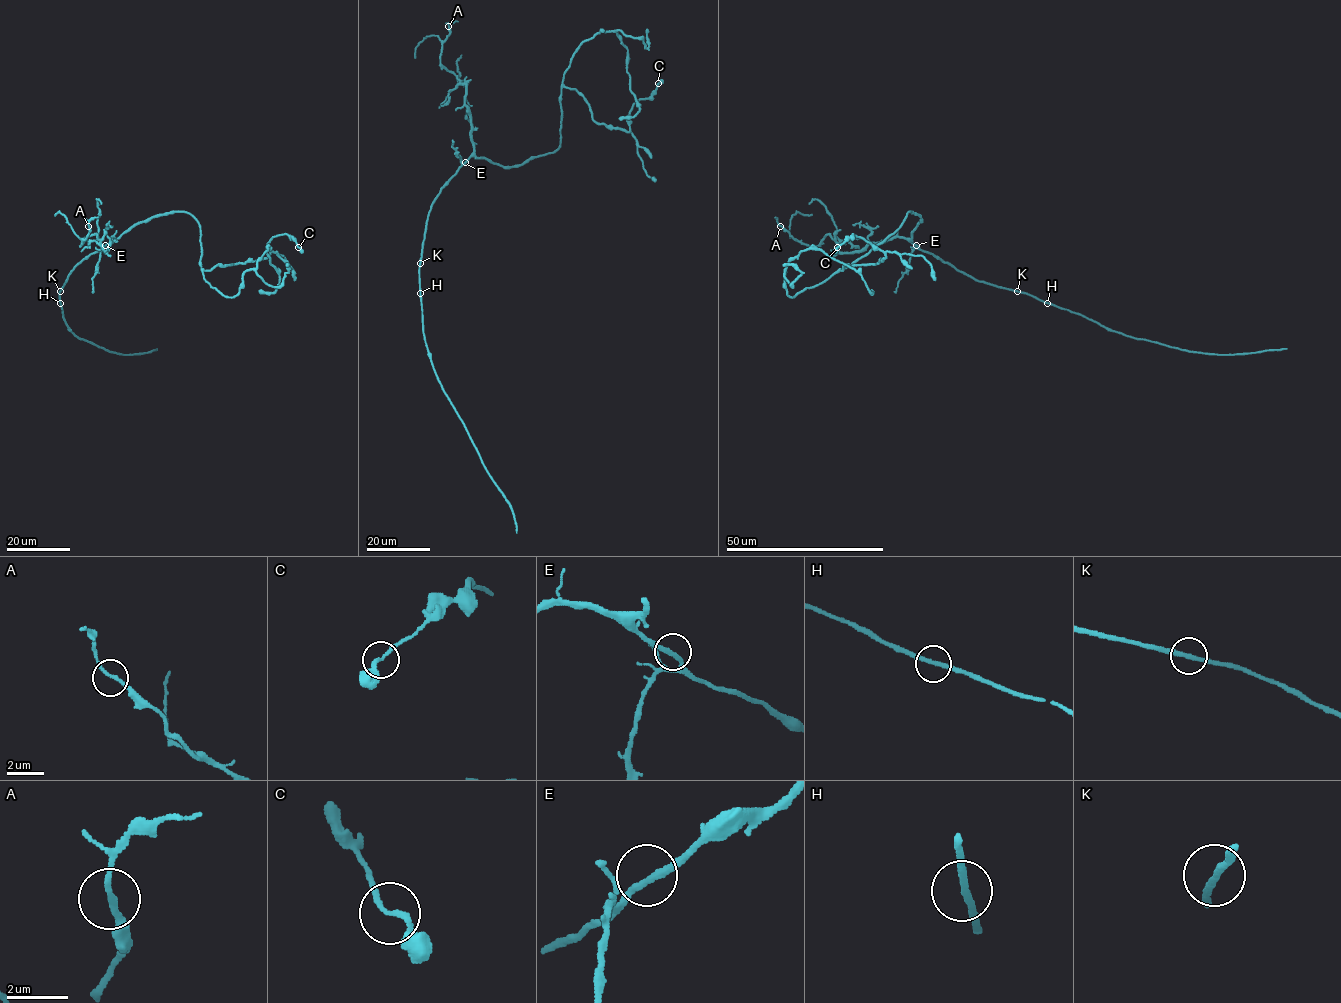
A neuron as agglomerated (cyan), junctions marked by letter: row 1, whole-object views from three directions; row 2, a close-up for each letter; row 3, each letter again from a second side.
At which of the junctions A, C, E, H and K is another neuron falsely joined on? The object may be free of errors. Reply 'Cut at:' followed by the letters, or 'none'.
Cut at: none

